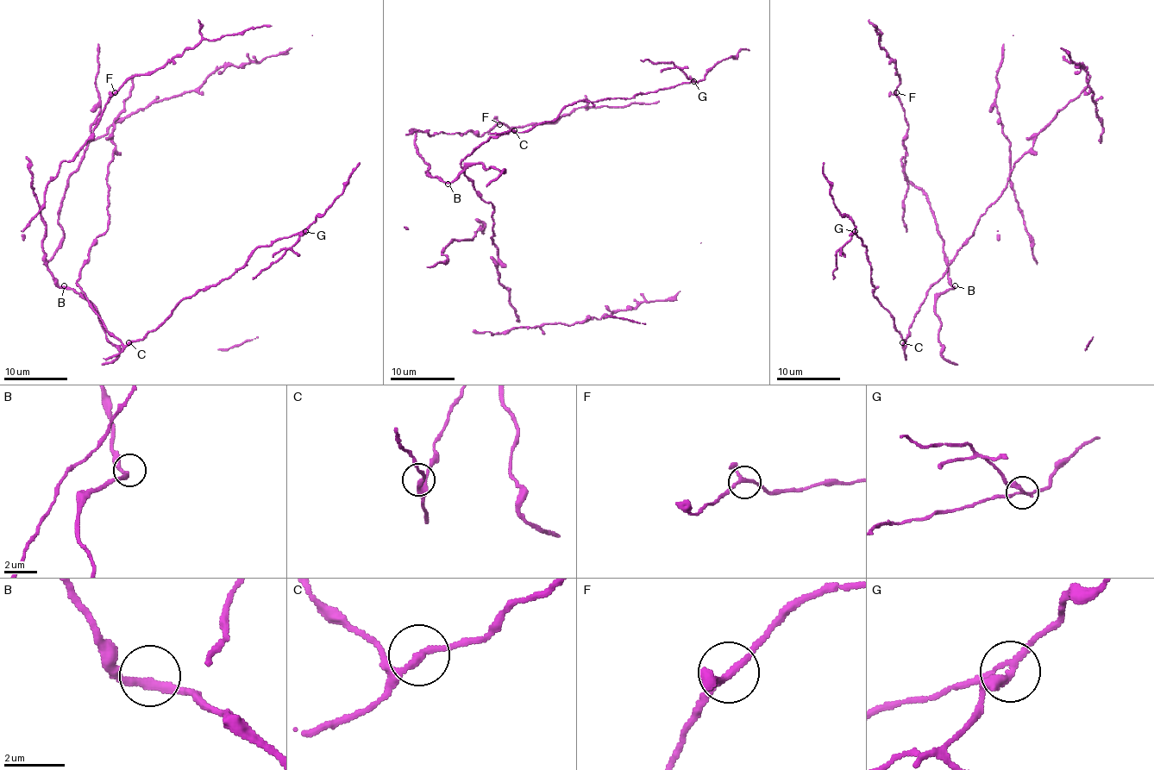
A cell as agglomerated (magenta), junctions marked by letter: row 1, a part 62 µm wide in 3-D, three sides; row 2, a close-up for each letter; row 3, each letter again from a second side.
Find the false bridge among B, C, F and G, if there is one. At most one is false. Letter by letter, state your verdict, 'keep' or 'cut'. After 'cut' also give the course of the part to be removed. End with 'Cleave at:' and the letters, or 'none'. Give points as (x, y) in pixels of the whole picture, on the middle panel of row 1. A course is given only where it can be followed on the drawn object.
B: keep
C: keep
F: keep
G: cut; course (693, 82), (672, 63), (640, 59)
Cleave at: G

